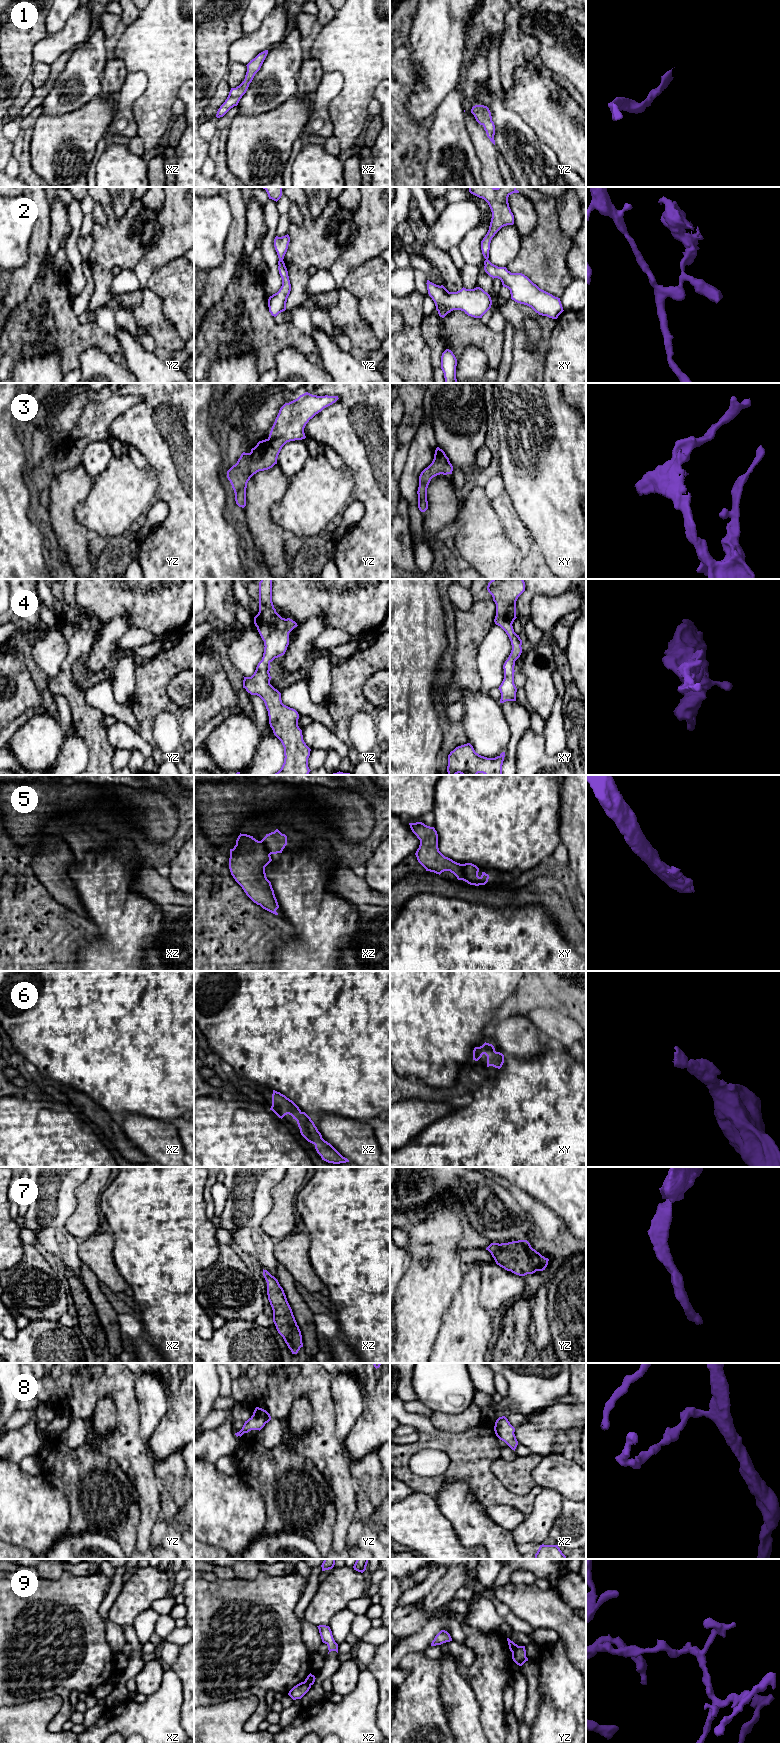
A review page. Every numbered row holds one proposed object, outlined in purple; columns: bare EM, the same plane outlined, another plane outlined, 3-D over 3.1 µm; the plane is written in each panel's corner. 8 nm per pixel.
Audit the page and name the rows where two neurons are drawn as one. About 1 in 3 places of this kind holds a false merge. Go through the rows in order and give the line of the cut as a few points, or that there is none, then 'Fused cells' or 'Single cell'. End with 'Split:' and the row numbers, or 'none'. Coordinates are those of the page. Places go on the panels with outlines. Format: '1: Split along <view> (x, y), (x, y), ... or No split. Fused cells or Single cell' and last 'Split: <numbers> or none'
1: No split. Single cell
2: Split along yz (279, 259), (282, 260). Fused cells
3: No split. Single cell
4: No split. Single cell
5: Split along xy (461, 864), (463, 879). Fused cells
6: No split. Single cell
7: No split. Single cell
8: No split. Single cell
9: Split along yz (518, 1646), (512, 1652). Fused cells
Split: 2, 5, 9

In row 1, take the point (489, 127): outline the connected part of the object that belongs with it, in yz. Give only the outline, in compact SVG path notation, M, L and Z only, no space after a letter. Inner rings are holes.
M475 105L471 109L471 113L474 115L476 121L484 127L487 137L495 145L495 125L492 121L492 116L489 108L484 105Z

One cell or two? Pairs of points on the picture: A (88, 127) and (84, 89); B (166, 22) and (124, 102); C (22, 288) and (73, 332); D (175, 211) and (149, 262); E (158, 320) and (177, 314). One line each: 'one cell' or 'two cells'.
A: two cells
B: two cells
C: two cells
D: one cell
E: two cells

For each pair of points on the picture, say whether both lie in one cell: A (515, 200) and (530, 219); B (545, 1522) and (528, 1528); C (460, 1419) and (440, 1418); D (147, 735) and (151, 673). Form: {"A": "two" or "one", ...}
{"A": "one", "B": "one", "C": "one", "D": "one"}

